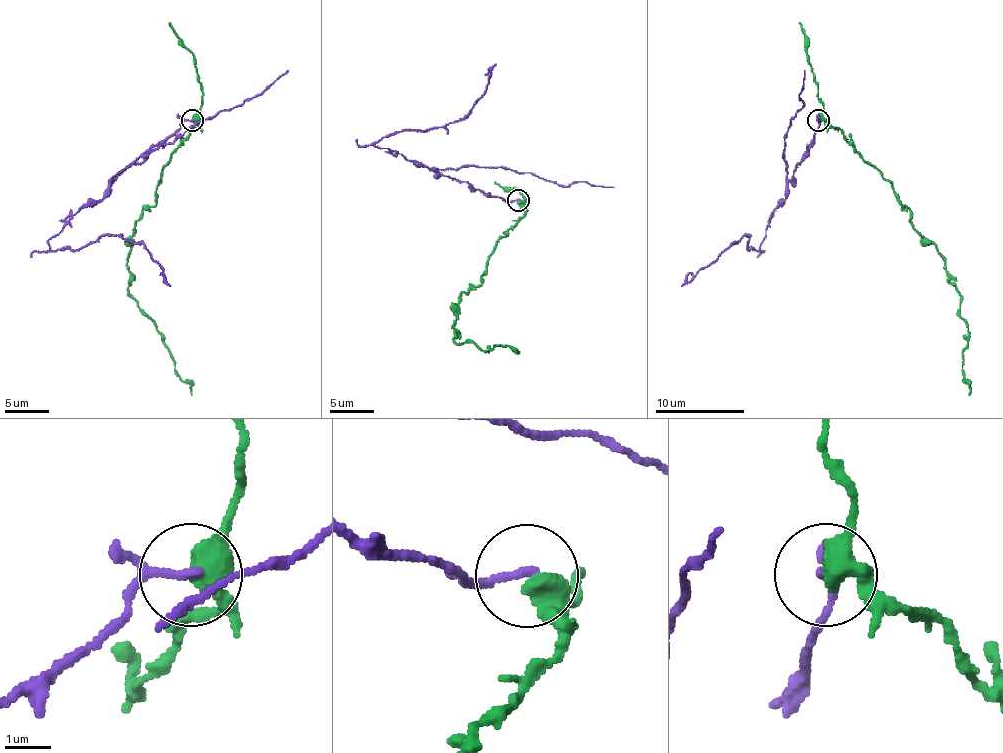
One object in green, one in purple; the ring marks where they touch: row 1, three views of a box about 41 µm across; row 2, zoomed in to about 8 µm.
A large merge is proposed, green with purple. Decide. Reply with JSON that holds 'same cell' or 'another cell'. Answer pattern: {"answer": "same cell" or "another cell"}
{"answer": "another cell"}

